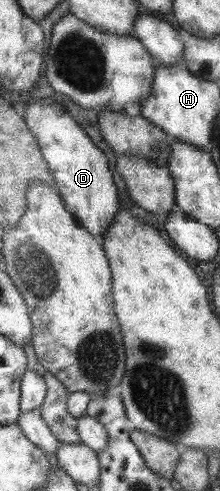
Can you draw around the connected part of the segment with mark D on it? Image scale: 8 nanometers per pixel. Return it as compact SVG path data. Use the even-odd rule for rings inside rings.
M30 98L26 106L21 108L21 113L33 130L42 156L54 177L56 190L65 202L65 208L90 236L102 236L112 224L114 214L118 212L118 196L108 172L108 162L104 154L94 144L90 144L90 138L68 114L48 114L62 112L56 103L58 102L49 98Z

